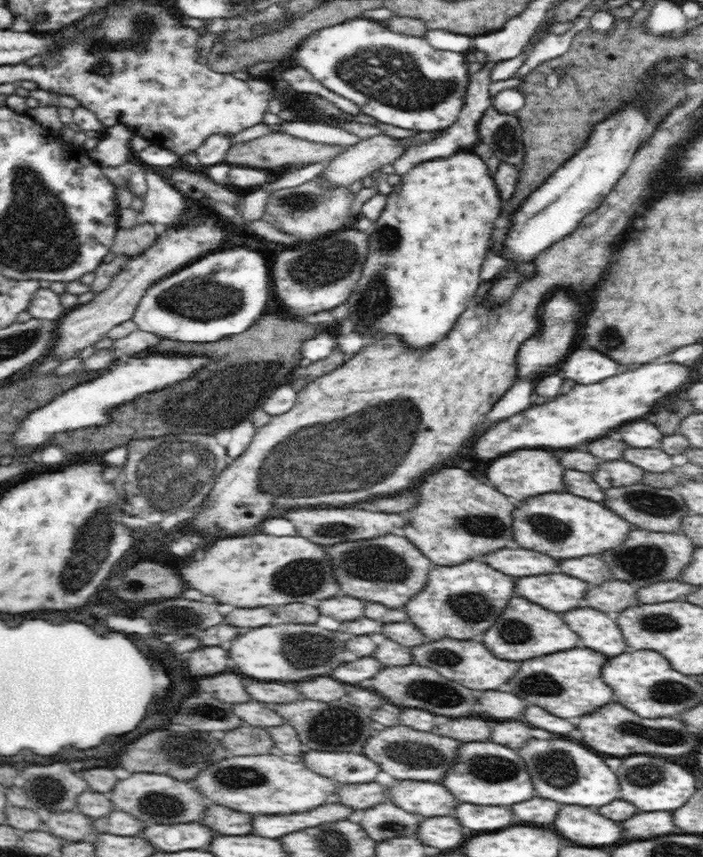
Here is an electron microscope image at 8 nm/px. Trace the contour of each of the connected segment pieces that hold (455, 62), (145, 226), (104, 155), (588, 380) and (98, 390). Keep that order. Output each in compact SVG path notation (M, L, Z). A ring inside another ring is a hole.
M356 17L336 26L330 25L309 34L296 48L294 62L296 67L306 68L322 86L360 107L362 115L418 132L436 133L436 130L445 130L458 121L470 83L466 56L462 52L434 48L424 37L398 33L386 27L386 24L378 24L364 17Z
M142 222L132 228L118 228L109 252L124 254L128 257L140 256L146 248L150 248L156 238L162 235L166 226Z
M122 126L122 128L105 128L103 134L100 136L98 144L90 152L90 158L94 158L100 166L104 167L115 167L124 164L124 162L128 162L128 157L130 156L130 148L128 148L128 142L134 138L134 132L130 132L126 126Z
M590 348L574 350L574 356L566 360L562 366L562 376L574 380L576 384L594 384L604 378L616 376L614 364L606 360L606 356L598 356L598 352L590 352Z
M152 354L146 358L130 358L112 369L104 370L102 376L82 382L62 395L56 396L46 406L36 408L36 412L30 412L19 424L14 432L14 448L24 446L38 448L42 442L46 442L46 438L52 438L58 432L105 423L107 420L105 412L109 408L127 403L144 393L154 392L156 388L166 388L170 384L176 384L178 380L186 380L186 376L194 372L194 368L202 368L204 364L208 364L208 358L202 356L196 358L178 358L178 356L178 354L156 354L156 356Z

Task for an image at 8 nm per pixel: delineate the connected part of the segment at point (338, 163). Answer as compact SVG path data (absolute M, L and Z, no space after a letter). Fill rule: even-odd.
M375 135L346 147L330 160L327 178L333 184L350 186L362 179L370 179L384 164L392 164L407 148L398 139L388 135Z

